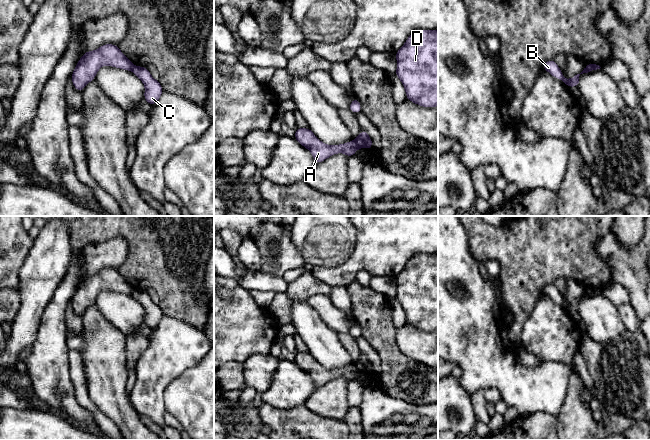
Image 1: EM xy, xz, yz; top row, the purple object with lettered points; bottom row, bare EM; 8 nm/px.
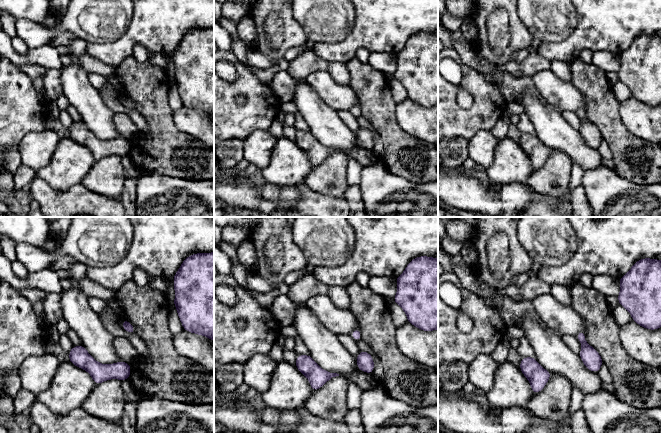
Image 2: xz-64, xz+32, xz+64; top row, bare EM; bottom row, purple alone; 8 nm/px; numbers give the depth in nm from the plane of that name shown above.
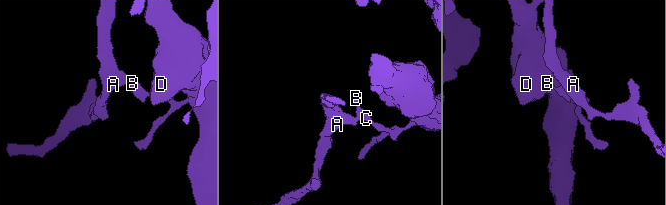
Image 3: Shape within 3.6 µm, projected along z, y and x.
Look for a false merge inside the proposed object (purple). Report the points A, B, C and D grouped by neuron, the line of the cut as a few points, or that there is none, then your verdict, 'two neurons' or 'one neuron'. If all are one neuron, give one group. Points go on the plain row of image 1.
groups A / B C D; cut xz (354, 363), (358, 371); two neurons

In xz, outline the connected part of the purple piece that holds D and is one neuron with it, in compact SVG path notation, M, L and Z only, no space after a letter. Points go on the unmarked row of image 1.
M438 254L411 257L395 280L395 299L405 312L407 324L422 331L437 331Z

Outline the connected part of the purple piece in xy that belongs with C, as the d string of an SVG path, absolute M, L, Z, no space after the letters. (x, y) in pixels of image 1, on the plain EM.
M134 290L131 295L144 307L144 324L154 330L164 316L160 306L151 300L147 291Z

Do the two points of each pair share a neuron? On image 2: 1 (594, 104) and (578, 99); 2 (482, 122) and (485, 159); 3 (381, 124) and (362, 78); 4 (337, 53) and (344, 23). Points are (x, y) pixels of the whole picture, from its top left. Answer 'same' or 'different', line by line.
1: different
2: different
3: same
4: different

